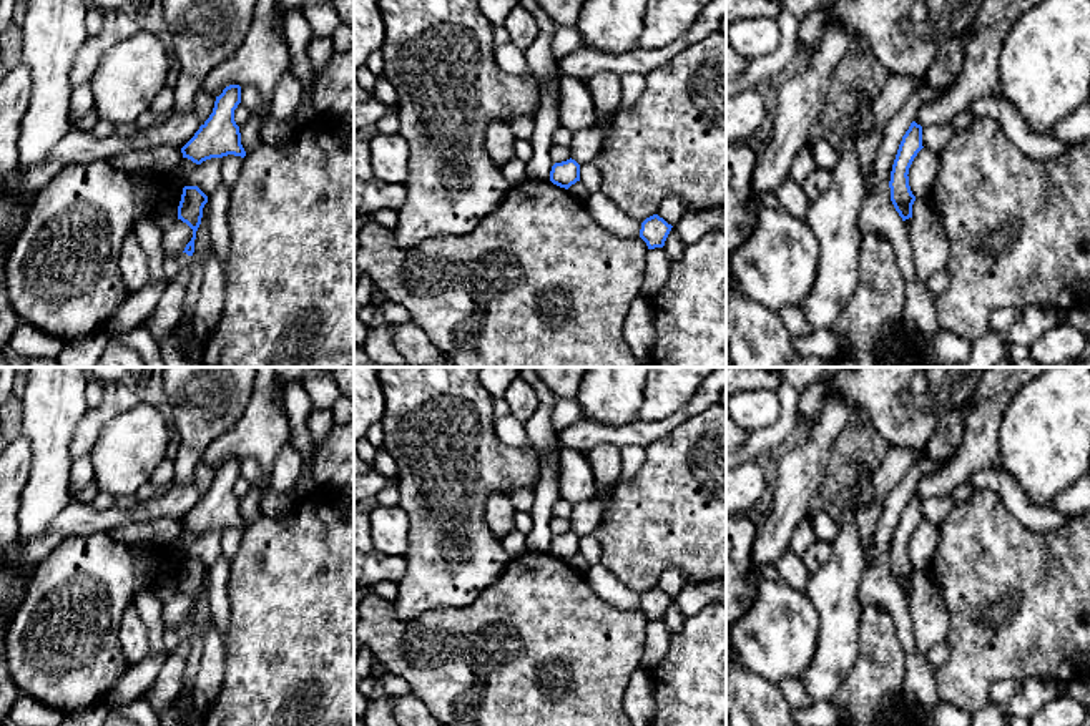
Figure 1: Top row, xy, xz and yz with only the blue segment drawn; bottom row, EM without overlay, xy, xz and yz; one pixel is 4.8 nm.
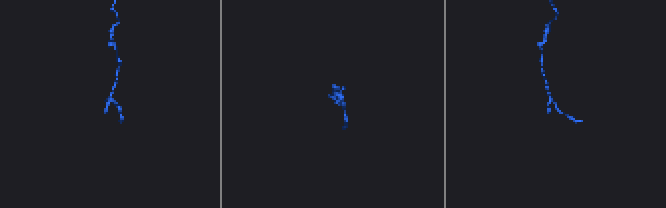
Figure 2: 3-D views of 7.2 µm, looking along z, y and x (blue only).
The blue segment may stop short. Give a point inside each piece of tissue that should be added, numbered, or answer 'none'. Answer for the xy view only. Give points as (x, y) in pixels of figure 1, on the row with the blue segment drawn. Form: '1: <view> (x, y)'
1: xy (166, 314)

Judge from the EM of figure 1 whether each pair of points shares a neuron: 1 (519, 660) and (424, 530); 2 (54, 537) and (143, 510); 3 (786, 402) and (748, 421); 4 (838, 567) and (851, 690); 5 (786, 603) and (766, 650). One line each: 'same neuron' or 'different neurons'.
1: different neurons
2: same neuron
3: different neurons
4: different neurons
5: same neuron

